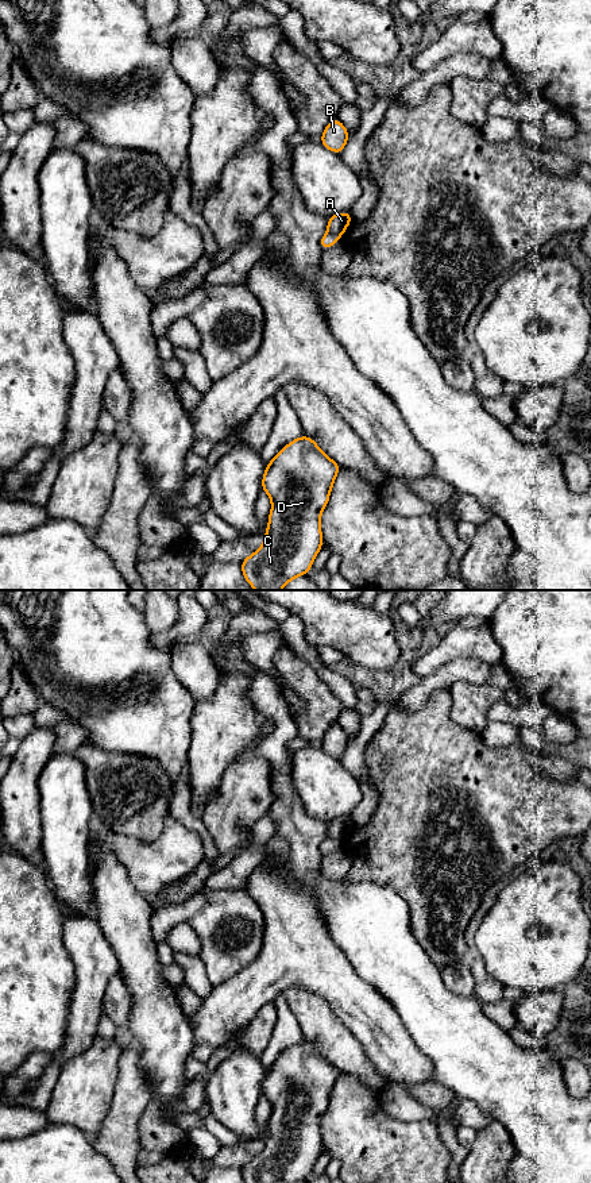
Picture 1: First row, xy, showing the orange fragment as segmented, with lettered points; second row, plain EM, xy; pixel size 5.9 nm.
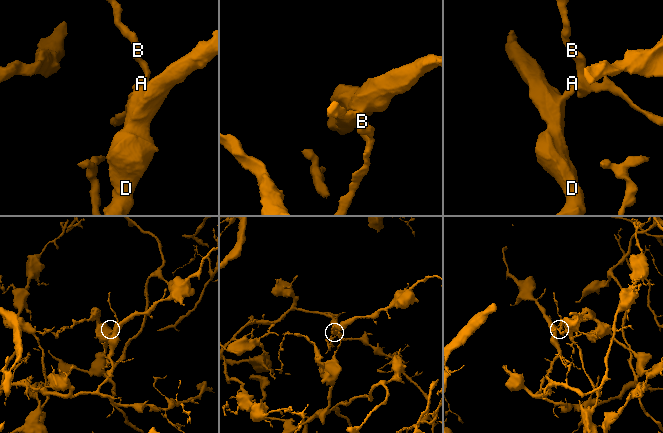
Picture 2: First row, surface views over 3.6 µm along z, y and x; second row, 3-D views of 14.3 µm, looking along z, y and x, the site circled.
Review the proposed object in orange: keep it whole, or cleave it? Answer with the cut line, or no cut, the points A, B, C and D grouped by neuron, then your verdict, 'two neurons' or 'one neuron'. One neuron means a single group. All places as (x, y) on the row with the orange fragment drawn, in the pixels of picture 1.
xy (328, 231), (336, 238) | A B / C D | two neurons

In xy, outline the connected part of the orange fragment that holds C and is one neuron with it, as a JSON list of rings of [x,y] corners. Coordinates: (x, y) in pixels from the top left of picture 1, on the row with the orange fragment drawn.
[[[308,436],[285,446],[267,465],[262,489],[270,496],[273,509],[264,543],[242,564],[246,581],[256,590],[281,590],[296,577],[309,573],[312,563],[324,546],[320,516],[325,509],[333,481],[341,467],[328,458]]]

